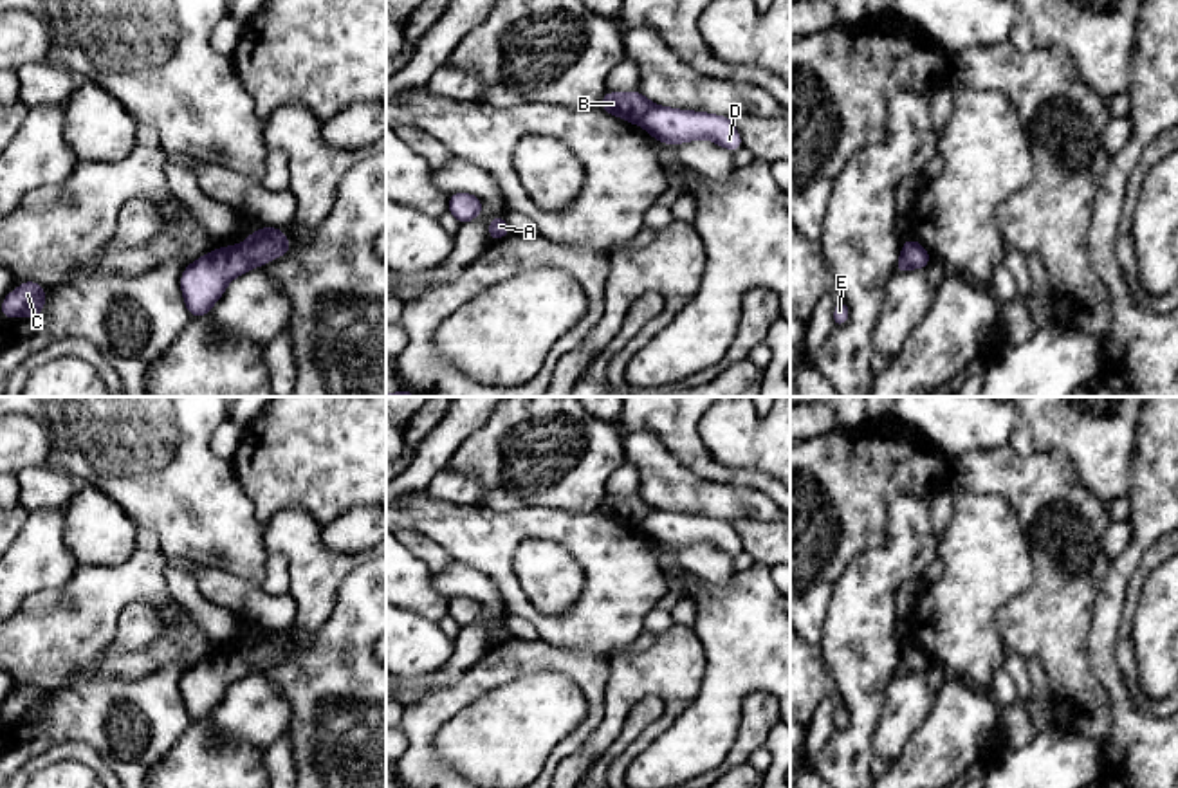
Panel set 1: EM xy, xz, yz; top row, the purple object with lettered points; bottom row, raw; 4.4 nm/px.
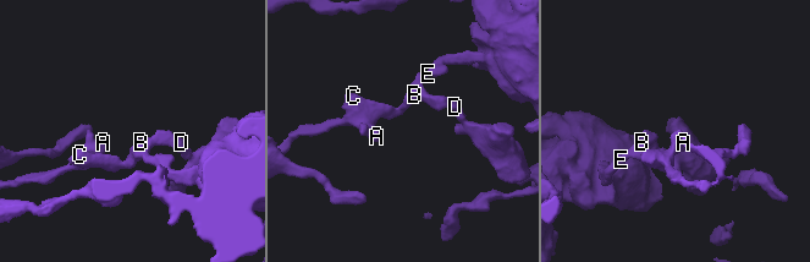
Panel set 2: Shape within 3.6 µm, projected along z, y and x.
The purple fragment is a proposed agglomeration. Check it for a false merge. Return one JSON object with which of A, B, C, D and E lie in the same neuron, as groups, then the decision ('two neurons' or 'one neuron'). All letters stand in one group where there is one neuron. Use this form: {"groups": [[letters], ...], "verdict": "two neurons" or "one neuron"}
{"groups": [["A", "B", "C", "E"], ["D"]], "verdict": "two neurons"}

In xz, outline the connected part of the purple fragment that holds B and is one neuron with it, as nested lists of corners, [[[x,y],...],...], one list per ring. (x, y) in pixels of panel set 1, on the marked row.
[[[606,90],[599,106],[612,115],[630,121],[631,124],[640,124],[644,114],[653,106],[653,103],[639,90],[628,94]]]

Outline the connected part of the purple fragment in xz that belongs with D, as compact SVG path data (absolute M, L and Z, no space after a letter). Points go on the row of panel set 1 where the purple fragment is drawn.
M653 105L644 114L640 126L664 144L709 139L732 153L743 148L732 119L707 112L689 112Z

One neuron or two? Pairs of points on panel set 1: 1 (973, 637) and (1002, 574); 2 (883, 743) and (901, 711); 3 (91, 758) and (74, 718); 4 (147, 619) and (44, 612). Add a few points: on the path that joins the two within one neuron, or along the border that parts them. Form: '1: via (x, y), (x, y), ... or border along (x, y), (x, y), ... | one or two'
1: via (973, 621), (973, 603), (985, 590) | one
2: via (890, 736), (901, 718) | one
3: border along (44, 751), (64, 742), (83, 742), (110, 769) | two
4: border along (161, 610), (132, 601), (105, 657) | two

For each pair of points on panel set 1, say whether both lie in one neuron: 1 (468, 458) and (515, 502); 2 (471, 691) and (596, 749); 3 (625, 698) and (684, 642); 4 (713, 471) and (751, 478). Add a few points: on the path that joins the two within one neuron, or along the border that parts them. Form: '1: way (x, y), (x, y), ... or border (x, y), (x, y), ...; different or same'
1: way (480, 469), (502, 491); same
2: border (603, 705), (599, 723), (563, 758); different
3: way (639, 684), (670, 657); same
4: way (722, 473), (742, 478); same

